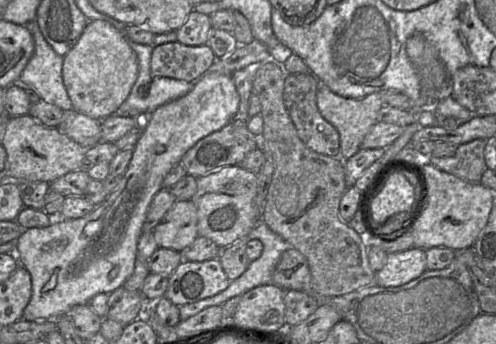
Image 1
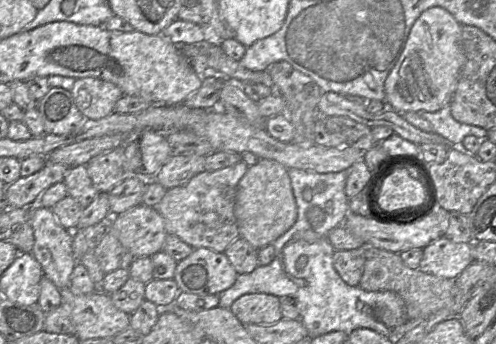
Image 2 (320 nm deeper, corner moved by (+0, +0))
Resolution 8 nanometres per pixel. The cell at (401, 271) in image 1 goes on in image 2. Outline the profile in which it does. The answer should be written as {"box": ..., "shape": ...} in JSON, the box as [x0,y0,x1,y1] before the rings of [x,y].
{"box":[419,236,473,280],"shape":[[[441,236],[423,249],[419,270],[455,280],[473,262],[472,244]]]}

